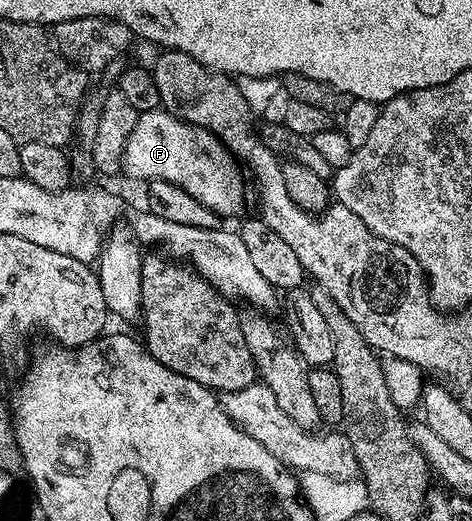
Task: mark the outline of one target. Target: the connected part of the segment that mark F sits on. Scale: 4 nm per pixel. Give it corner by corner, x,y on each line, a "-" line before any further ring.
165,109
143,111
139,114
136,129
132,129
132,137
128,137
128,145
122,154
122,171
130,174
134,179
142,179
141,181
151,179
172,181
172,185
180,185
180,189
184,189
184,193
192,193
192,197
196,197
196,201
200,201
202,205
208,205
208,209
212,209
220,217
243,214
241,211
242,206
246,203
248,183
238,160
212,132
206,131
202,127
196,127
193,123
185,123
183,119
170,114

